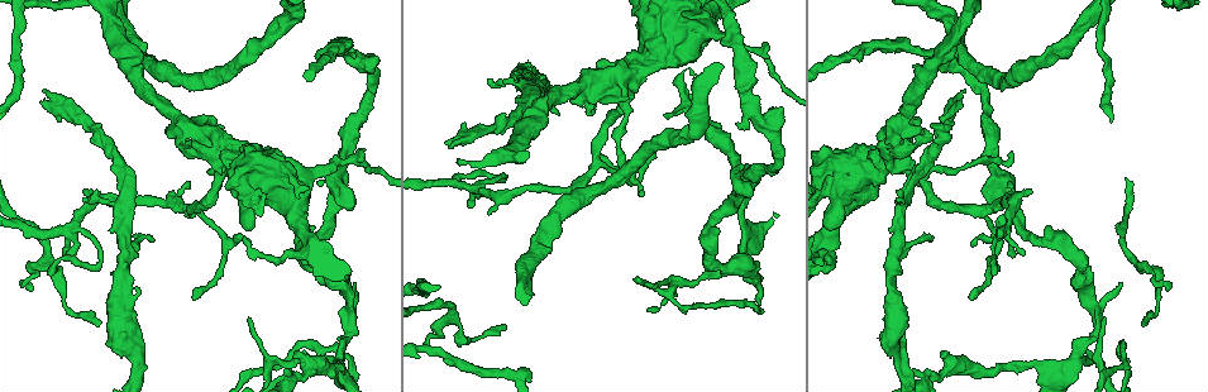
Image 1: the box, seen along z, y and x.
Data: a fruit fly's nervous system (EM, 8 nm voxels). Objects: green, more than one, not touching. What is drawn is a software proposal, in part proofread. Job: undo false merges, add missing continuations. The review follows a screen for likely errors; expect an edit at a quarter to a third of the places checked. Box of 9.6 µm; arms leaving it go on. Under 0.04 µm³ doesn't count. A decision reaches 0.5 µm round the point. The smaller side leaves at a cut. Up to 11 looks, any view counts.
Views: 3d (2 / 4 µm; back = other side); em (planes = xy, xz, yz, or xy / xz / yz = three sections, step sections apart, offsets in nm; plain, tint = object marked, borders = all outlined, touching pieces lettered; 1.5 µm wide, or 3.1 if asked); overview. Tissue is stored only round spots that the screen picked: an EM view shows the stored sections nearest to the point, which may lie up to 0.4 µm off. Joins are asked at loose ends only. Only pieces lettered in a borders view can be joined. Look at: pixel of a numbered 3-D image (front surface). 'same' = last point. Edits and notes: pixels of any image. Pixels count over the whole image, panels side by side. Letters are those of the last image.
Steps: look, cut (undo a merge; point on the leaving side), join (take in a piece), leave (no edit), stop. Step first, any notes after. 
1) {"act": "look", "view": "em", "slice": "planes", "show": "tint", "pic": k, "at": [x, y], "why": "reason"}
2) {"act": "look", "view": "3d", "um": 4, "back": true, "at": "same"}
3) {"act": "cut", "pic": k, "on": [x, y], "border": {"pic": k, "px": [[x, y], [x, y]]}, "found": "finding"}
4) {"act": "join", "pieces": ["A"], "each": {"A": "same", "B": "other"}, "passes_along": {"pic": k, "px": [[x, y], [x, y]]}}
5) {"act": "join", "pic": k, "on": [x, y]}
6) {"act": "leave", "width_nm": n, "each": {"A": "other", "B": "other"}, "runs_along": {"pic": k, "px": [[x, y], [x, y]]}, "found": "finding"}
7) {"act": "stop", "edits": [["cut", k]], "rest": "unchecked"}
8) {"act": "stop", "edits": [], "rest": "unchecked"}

{"act": "look", "view": "em", "slice": "planes", "show": "tint", "pic": 1, "at": [343, 360], "why": "a fork"}

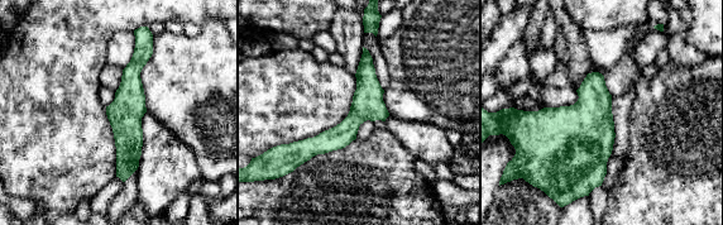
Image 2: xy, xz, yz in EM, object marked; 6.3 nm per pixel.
{"act": "look", "view": "em", "slice": "planes", "show": "borders", "at": "same", "why": "see the neighbours"}

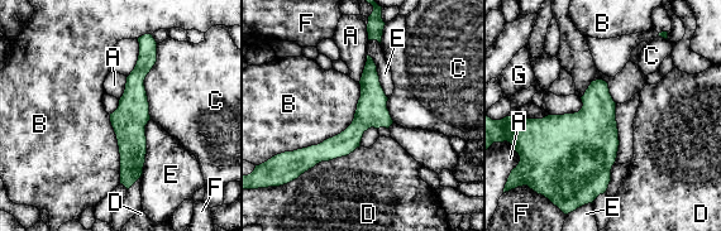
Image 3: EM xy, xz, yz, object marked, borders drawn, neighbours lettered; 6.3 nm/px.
{"act": "leave", "longest_contact_nm": ["B", 550], "each": {"A": "other", "B": "other", "C": "other", "D": "other", "E": "other", "F": "other", "G": "other"}, "border": {"pic": 3, "px": [[149, 119], [141, 176]]}, "found": "all the same neuron"}

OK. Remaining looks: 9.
{"act": "look", "view": "3d", "um": 4, "pic": 1, "at": [1106, 318], "why": "branch stops here"}

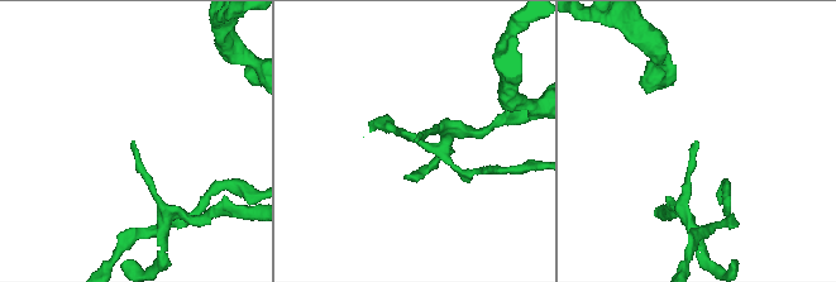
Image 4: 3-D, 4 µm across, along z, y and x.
{"act": "look", "view": "em", "slice": "planes", "show": "borders", "pic": 4, "at": [132, 141]}

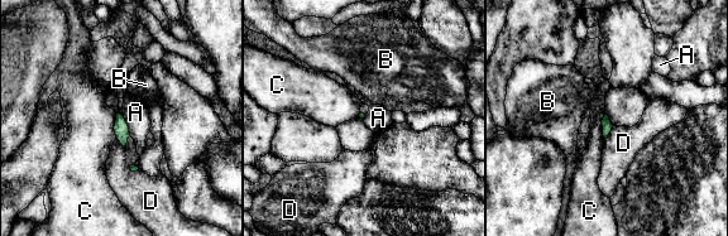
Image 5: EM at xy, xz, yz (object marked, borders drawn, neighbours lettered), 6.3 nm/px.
{"act": "leave", "each": {"A": "other", "B": "other", "C": "other", "D": "other"}, "border": {"pic": 5, "px": [[606, 114], [602, 120], [604, 139]]}, "found": "none of them fits"}

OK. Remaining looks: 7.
{"act": "look", "view": "em", "um": 3.1, "slice": "yz", "step": 8, "show": "tint", "pic": 1, "at": [1143, 323], "why": "branch stops here"}

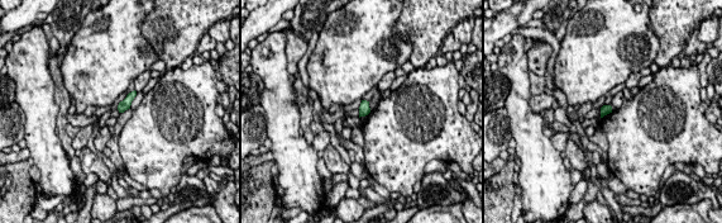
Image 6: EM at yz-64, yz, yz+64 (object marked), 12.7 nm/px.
{"act": "look", "view": "em", "um": 3.1, "slice": "xz", "step": 16, "show": "borders", "at": "same", "why": "cut it another way"}

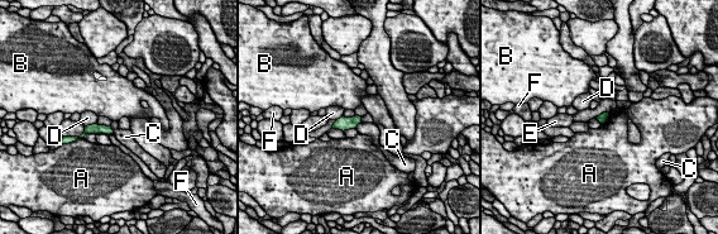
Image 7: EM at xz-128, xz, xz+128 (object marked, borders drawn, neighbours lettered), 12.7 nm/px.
{"act": "leave", "width_nm": 120, "each": {"A": "other", "B": "other", "C": "other", "D": "other", "E": "other", "F": "other"}, "border": {"pic": 7, "px": [[609, 113], [602, 124]]}, "found": "none of them fits"}

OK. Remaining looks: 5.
{"act": "look", "view": "3d", "um": 4, "pic": 1, "at": [43, 89], "why": "end of a long branch"}

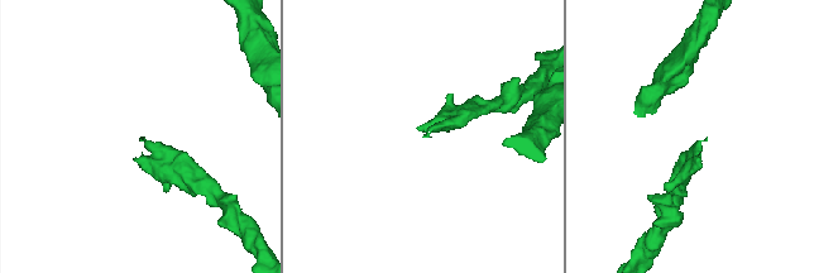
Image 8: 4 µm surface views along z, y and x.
{"act": "look", "view": "em", "slice": "xz", "step": 8, "show": "borders", "pic": 8, "at": [139, 139]}

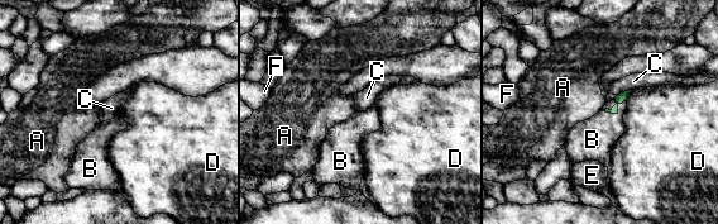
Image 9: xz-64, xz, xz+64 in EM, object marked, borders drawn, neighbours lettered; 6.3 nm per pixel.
{"act": "look", "view": "em", "slice": "yz", "step": 8, "show": "borders", "at": "same", "why": "cut it another way"}

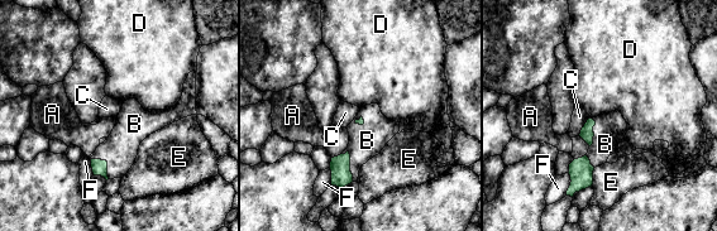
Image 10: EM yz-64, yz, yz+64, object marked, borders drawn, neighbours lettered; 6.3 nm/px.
{"act": "join", "pieces": ["B"], "each": {"A": "other", "B": "same", "C": "other", "D": "other", "E": "other", "F": "other"}, "found": "it goes on there"}

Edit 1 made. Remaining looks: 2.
{"act": "stop", "edits": [["join", 10]], "rest": "unchecked"}

